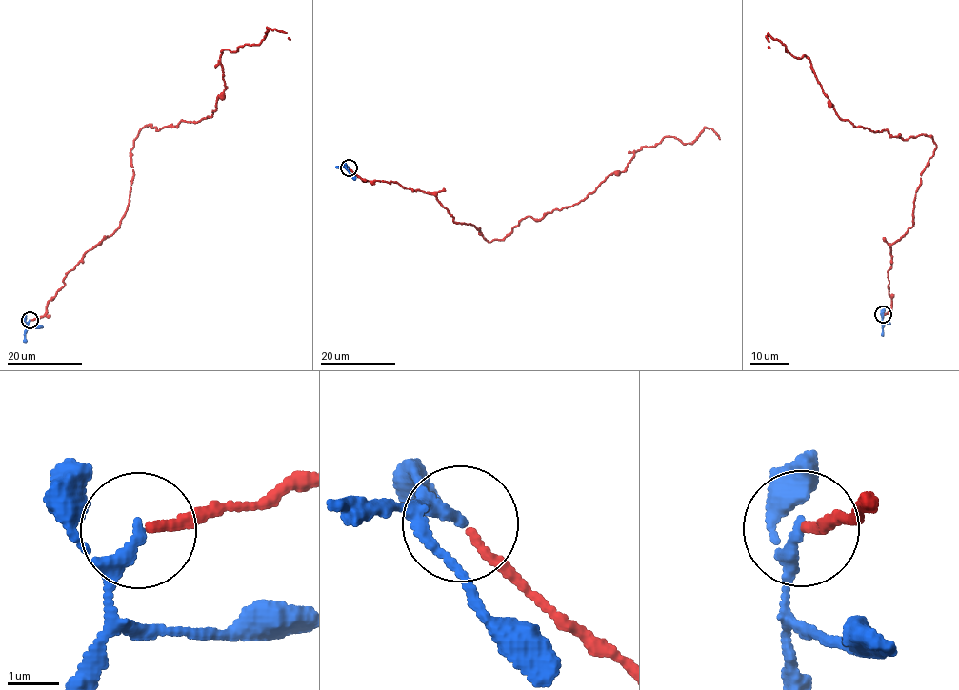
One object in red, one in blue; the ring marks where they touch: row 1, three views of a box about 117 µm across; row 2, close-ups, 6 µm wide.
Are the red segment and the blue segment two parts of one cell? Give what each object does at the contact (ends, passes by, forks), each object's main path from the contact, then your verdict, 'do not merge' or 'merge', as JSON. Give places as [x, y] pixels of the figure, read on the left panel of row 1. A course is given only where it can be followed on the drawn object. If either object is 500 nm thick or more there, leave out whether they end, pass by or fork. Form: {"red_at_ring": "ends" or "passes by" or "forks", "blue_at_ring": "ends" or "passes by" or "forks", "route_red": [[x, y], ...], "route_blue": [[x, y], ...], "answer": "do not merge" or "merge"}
{"red_at_ring": "ends", "blue_at_ring": "passes by", "route_red": [[30, 320], [119, 227], [138, 133], [210, 117], [225, 88], [224, 49], [258, 45], [268, 28], [290, 40]], "route_blue": [[29, 320], [29, 327], [43, 326]], "answer": "merge"}

